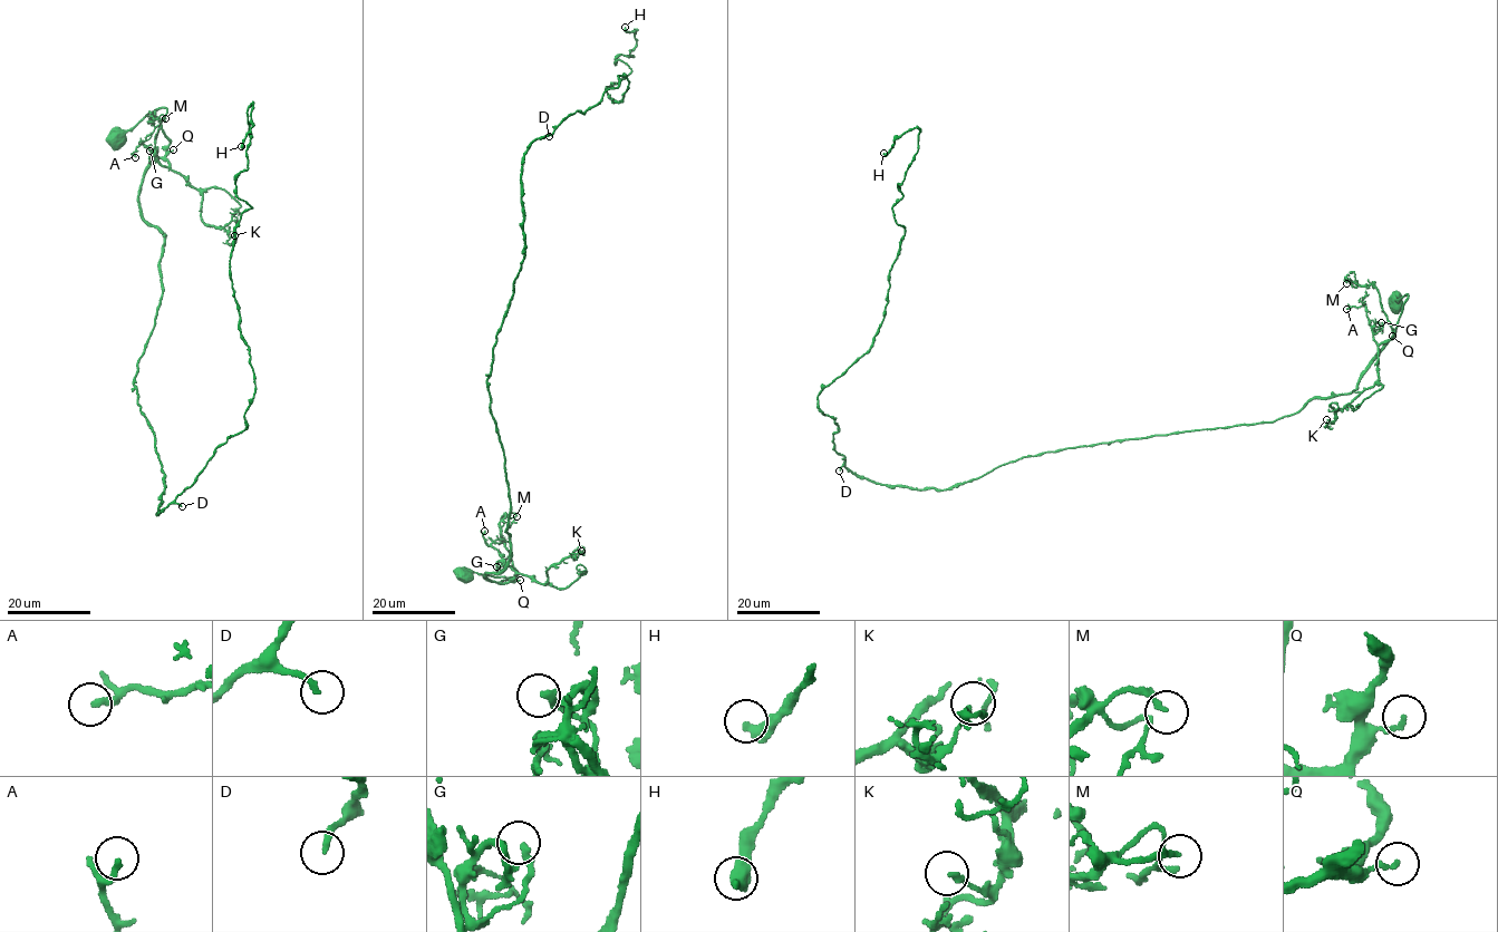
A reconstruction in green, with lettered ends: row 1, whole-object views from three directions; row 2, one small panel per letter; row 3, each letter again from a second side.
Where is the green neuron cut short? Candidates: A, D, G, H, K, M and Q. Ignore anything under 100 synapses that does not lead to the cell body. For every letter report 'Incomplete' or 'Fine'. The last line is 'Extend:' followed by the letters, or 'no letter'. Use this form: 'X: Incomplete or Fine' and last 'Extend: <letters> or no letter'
A: Fine
D: Incomplete
G: Fine
H: Fine
K: Fine
M: Fine
Q: Fine
Extend: D

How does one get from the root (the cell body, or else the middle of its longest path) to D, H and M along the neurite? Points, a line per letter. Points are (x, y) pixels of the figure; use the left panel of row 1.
D: (118, 138), (166, 109), (138, 204), (164, 236), (162, 294), (133, 384), (164, 474), (156, 515), (182, 506)
H: (118, 138), (166, 109), (133, 384), (156, 515), (247, 428), (252, 104), (241, 146)
M: (118, 138), (165, 108), (154, 147), (163, 156), (170, 139), (160, 118), (148, 122), (165, 118)

